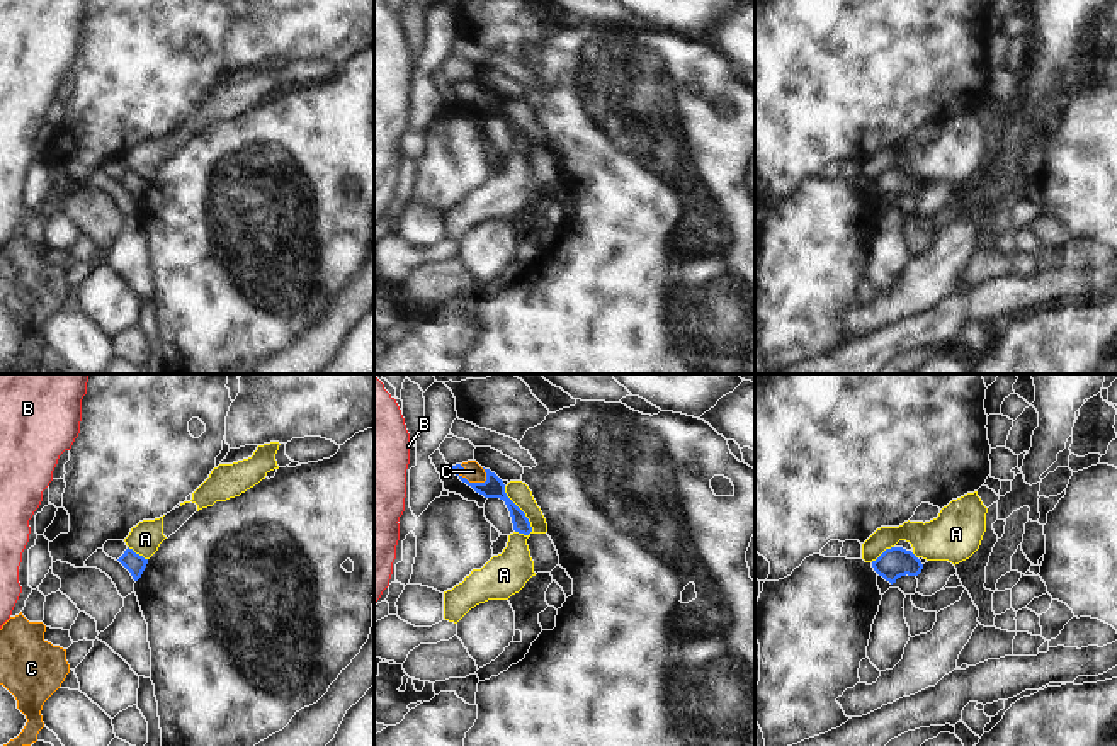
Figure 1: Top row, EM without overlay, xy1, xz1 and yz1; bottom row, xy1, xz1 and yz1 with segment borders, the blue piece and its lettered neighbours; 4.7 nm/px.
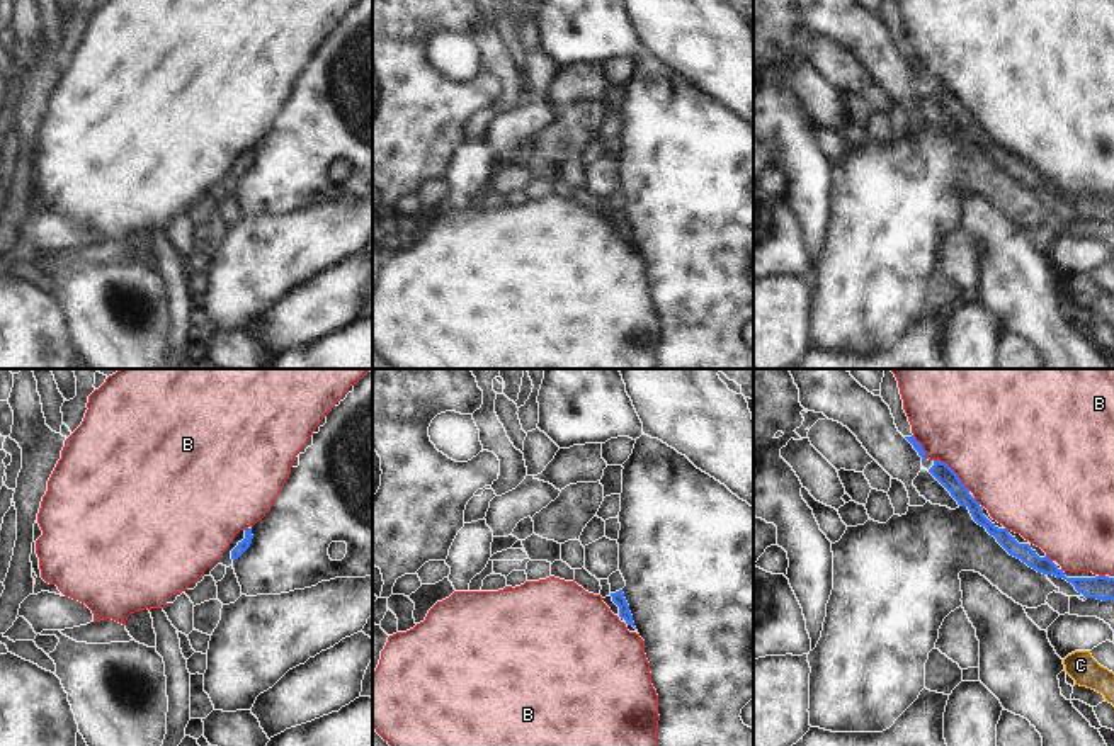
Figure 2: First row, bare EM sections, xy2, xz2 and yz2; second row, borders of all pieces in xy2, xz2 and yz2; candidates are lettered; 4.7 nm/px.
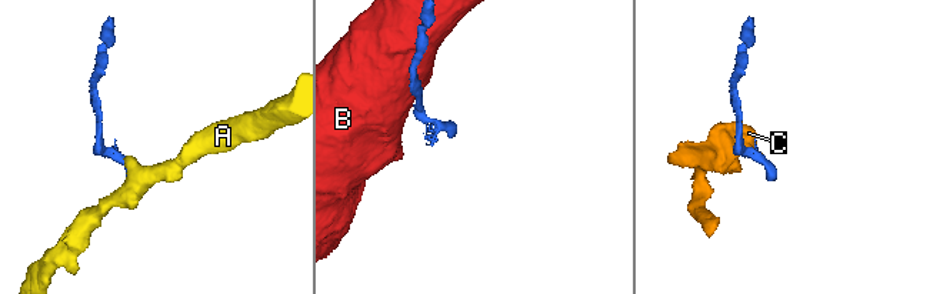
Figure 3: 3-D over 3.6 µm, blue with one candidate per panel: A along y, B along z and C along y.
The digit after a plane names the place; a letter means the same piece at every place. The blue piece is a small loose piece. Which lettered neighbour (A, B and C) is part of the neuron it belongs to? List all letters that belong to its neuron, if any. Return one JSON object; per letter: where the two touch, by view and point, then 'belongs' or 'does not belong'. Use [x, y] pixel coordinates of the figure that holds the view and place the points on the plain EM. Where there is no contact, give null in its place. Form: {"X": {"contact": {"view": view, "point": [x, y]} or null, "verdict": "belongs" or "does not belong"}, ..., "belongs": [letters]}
{"A": {"contact": {"view": "xz1", "point": [522, 131]}, "verdict": "does not belong"}, "B": {"contact": {"view": "yz2", "point": [953, 90]}, "verdict": "does not belong"}, "C": {"contact": {"view": "xz1", "point": [468, 101]}, "verdict": "belongs"}, "belongs": ["C"]}

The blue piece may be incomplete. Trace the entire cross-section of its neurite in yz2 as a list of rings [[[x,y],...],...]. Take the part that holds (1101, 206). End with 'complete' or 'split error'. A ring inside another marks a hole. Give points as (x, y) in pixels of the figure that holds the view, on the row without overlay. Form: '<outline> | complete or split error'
[[[934,80],[934,85],[929,88],[929,92],[951,112],[959,126],[966,126],[969,129],[973,139],[985,146],[986,151],[993,155],[1010,175],[1020,178],[1037,192],[1066,199],[1085,218],[1097,218],[1102,221],[1114,219],[1114,197],[1066,197],[1063,189],[1060,189],[1048,175],[1039,177],[1029,163],[1019,163],[1007,148],[998,148],[995,143],[992,143],[983,134],[980,122],[969,114],[969,109],[946,82]]] | complete

